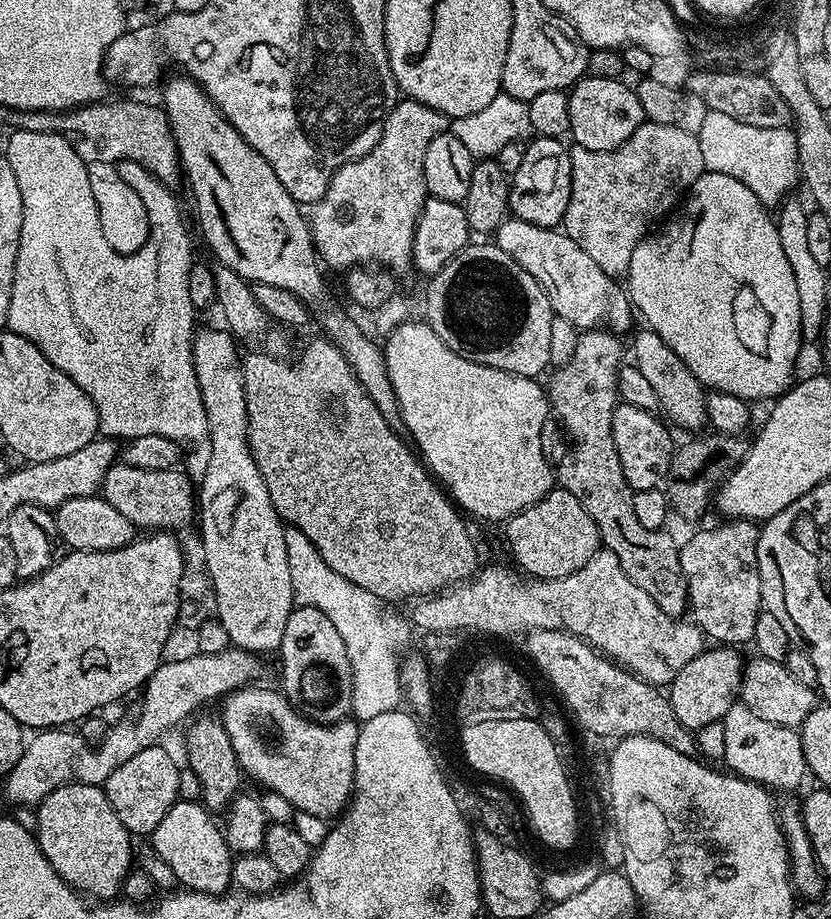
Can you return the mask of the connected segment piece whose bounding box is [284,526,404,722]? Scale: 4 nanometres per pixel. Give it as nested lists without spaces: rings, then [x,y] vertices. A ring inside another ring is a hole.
[[[288,526],[284,533],[293,601],[299,606],[314,606],[314,610],[322,610],[322,614],[326,614],[326,618],[330,618],[330,623],[338,629],[342,642],[346,642],[346,658],[350,658],[352,667],[351,715],[363,722],[377,714],[397,711],[402,704],[400,647],[404,640],[400,631],[404,628],[403,622],[387,620],[380,609],[383,607],[378,597],[362,590],[362,586],[354,586],[350,578],[342,578],[342,574],[330,570],[314,542],[310,542],[302,530]]]

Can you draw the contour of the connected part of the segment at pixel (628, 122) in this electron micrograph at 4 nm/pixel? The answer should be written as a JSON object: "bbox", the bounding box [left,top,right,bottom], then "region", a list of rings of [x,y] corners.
{"bbox":[568,75,646,150],"region":[[[585,75],[584,79],[572,85],[568,92],[570,102],[570,140],[577,148],[586,150],[614,150],[626,142],[646,123],[642,102],[638,102],[635,91],[620,80],[608,76]]]}

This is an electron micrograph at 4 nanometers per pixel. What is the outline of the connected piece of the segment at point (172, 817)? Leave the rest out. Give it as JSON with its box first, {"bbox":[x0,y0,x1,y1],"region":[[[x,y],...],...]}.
{"bbox":[150,799,234,896],"region":[[[177,799],[176,804],[170,806],[166,818],[162,818],[162,822],[158,822],[158,826],[152,831],[150,843],[154,850],[158,850],[162,862],[166,862],[170,870],[174,870],[177,881],[185,889],[222,896],[233,887],[234,853],[224,841],[224,833],[217,817],[203,803]]]}

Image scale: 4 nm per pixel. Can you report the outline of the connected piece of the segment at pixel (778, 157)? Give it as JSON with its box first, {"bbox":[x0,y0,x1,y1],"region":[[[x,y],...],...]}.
{"bbox":[698,111,800,206],"region":[[[705,111],[703,115],[698,135],[705,169],[738,178],[738,182],[742,182],[742,186],[750,186],[766,206],[779,205],[800,180],[795,131],[791,127],[763,129],[746,126],[729,115],[716,112]]]}

